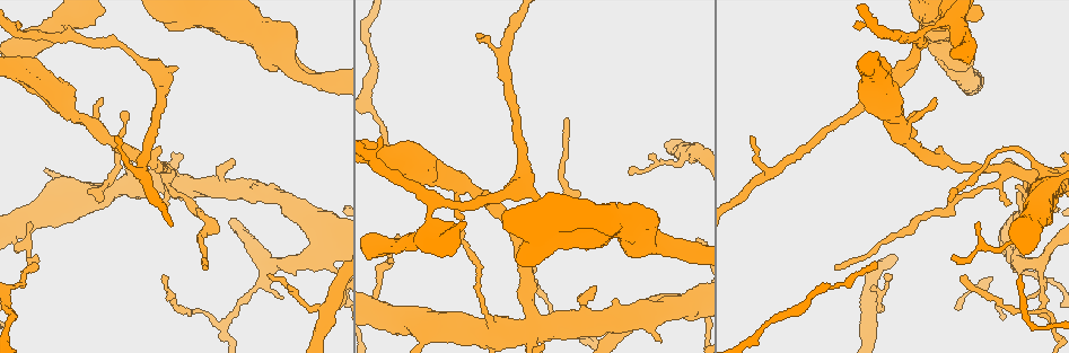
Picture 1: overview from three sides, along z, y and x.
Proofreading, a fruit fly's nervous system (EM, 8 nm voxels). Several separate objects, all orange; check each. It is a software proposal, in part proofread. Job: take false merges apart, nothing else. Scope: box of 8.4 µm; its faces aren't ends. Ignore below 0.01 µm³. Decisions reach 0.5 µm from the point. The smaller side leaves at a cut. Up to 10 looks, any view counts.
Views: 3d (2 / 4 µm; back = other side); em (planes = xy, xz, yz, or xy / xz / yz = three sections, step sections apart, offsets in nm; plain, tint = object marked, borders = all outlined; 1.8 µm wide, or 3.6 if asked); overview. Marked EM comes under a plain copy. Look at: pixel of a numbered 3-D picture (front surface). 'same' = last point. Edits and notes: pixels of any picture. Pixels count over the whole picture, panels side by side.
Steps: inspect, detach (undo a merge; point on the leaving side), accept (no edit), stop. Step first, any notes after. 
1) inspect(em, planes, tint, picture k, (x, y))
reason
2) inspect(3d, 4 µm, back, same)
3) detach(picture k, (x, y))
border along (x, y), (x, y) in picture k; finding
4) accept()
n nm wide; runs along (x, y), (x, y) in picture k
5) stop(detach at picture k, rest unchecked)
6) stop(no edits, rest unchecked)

inspect(em, 3.6 µm, yz, step 16, tint, picture 1, (573, 227))
calibre changes

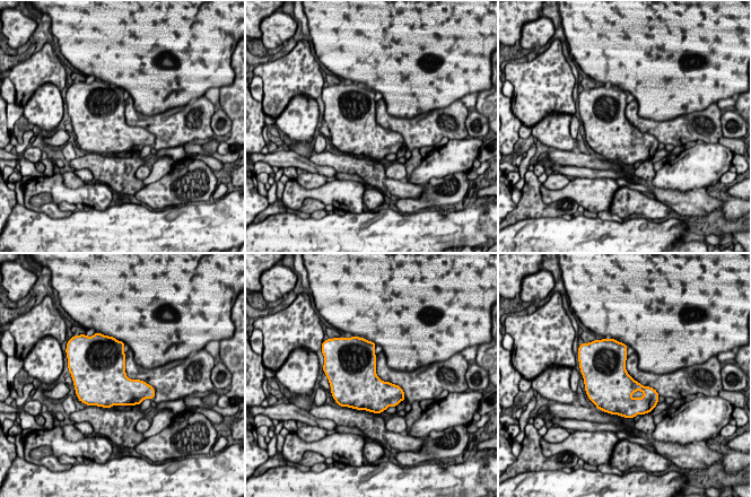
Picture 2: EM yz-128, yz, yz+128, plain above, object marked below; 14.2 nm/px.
inspect(em, 3.6 µm, planes, borders, same)

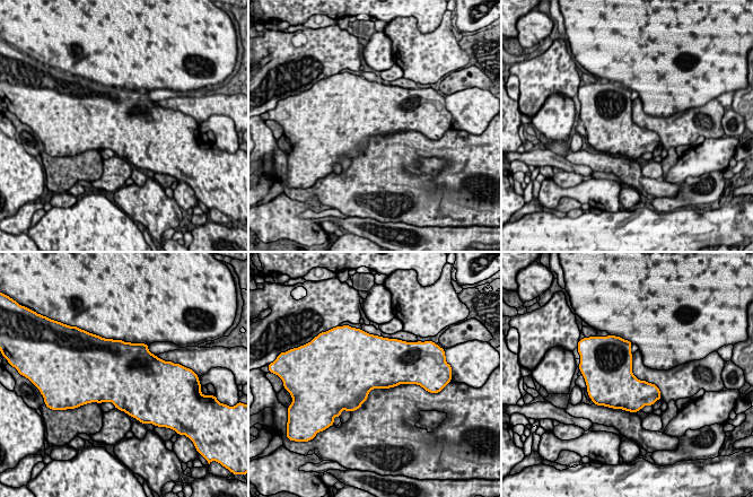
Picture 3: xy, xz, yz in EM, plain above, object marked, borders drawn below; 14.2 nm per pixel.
accept()
500 nm wide; all the same neuron

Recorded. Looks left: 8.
inspect(3d, 4 µm, picture 1, (287, 60))
sudden change in width

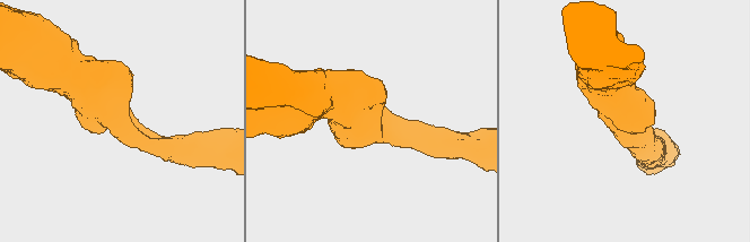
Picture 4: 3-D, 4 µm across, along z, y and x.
inspect(em, 3.6 µm, planes, tint, picture 4, (117, 120))
arms of 300, 650 nm; now the EM

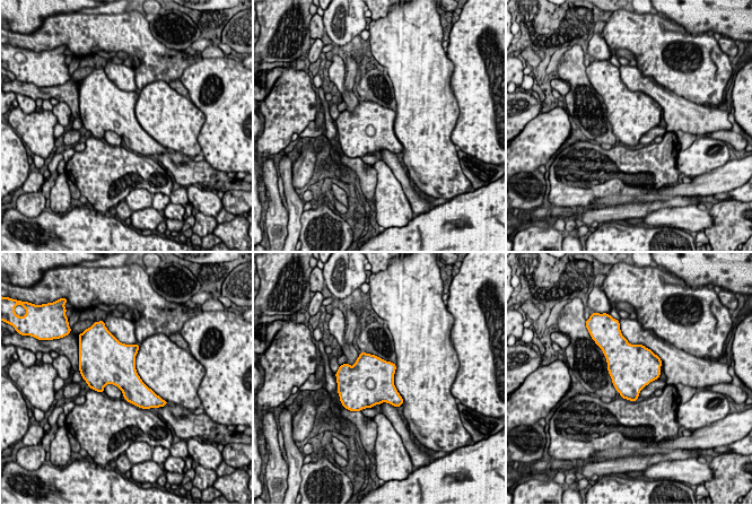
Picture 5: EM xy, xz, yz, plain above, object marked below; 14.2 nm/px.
accept()
440 nm wide; all the same neuron

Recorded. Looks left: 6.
inspect(3d, 4 µm, picture 1, (679, 303))
four-way junction

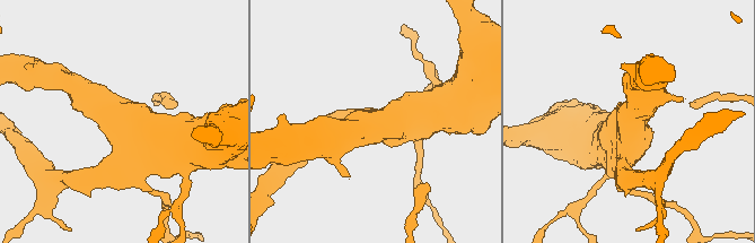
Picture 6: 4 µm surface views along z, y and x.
inspect(em, xy, step 8, borders, picture 6, (373, 124))
4 arms; now the EM

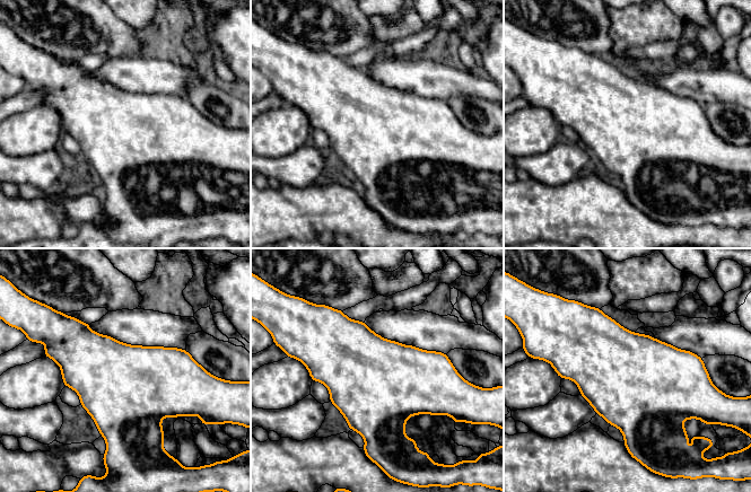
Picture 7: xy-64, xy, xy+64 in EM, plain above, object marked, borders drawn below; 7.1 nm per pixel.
accept()
continuous, no second neuron

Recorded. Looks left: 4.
inspect(em, xz, step 4, tint, picture 1, (1052, 320))
sharp bend

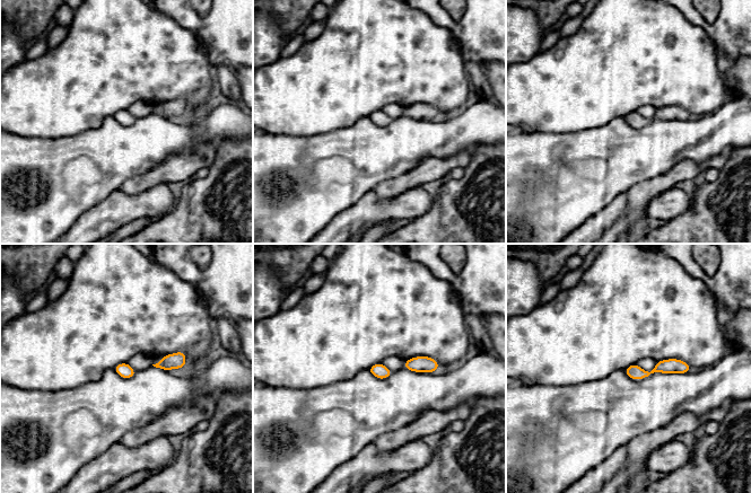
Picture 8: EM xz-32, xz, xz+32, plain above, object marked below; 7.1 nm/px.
accept()
100 nm wide; all the same neuron

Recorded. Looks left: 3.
stop(no edits, rest unchecked)

